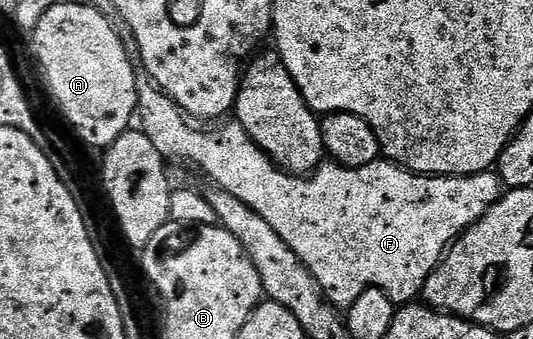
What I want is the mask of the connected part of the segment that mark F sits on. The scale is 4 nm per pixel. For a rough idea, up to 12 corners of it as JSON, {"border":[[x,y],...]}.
{"border":[[147,73],[139,129],[255,209],[348,307],[404,305],[503,194],[493,169],[281,168]]}

